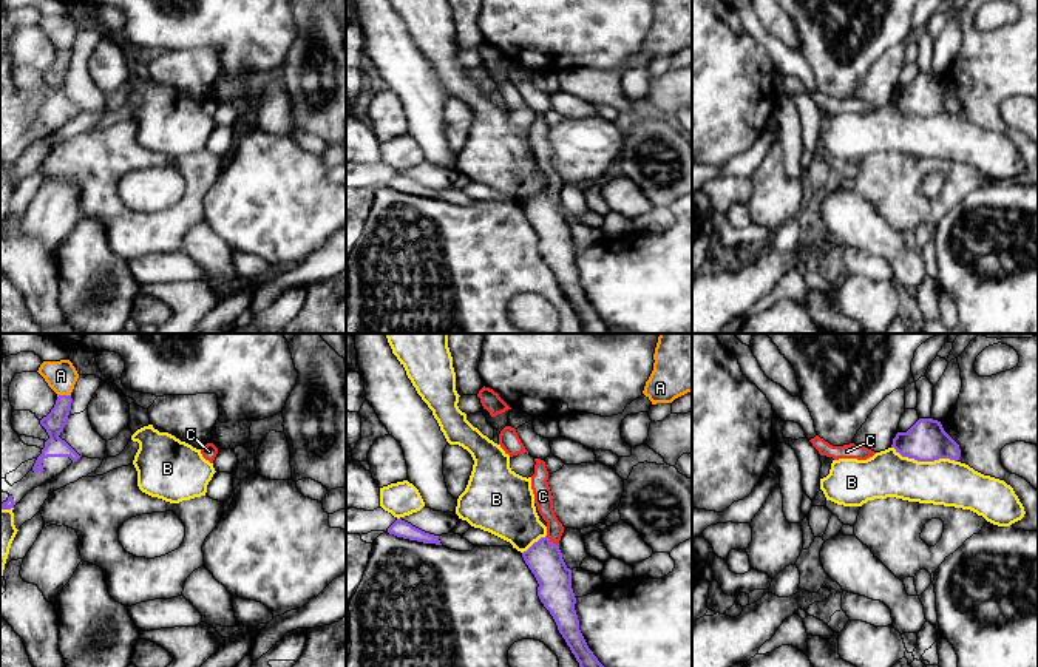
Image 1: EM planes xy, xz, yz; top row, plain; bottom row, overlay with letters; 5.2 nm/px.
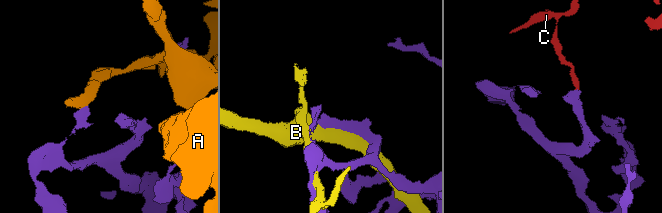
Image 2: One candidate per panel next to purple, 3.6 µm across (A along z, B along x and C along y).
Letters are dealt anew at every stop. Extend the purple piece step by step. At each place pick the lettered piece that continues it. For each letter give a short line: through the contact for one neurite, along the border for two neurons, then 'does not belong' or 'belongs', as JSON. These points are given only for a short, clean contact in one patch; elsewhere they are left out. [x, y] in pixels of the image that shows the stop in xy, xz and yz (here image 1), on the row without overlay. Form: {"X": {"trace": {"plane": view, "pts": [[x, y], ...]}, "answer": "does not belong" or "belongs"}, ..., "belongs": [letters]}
{"A": {"answer": "does not belong"}, "B": {"answer": "does not belong"}, "C": {"trace": {"plane": "xz", "pts": [[546, 190], [558, 199]]}, "answer": "does not belong"}, "belongs": []}

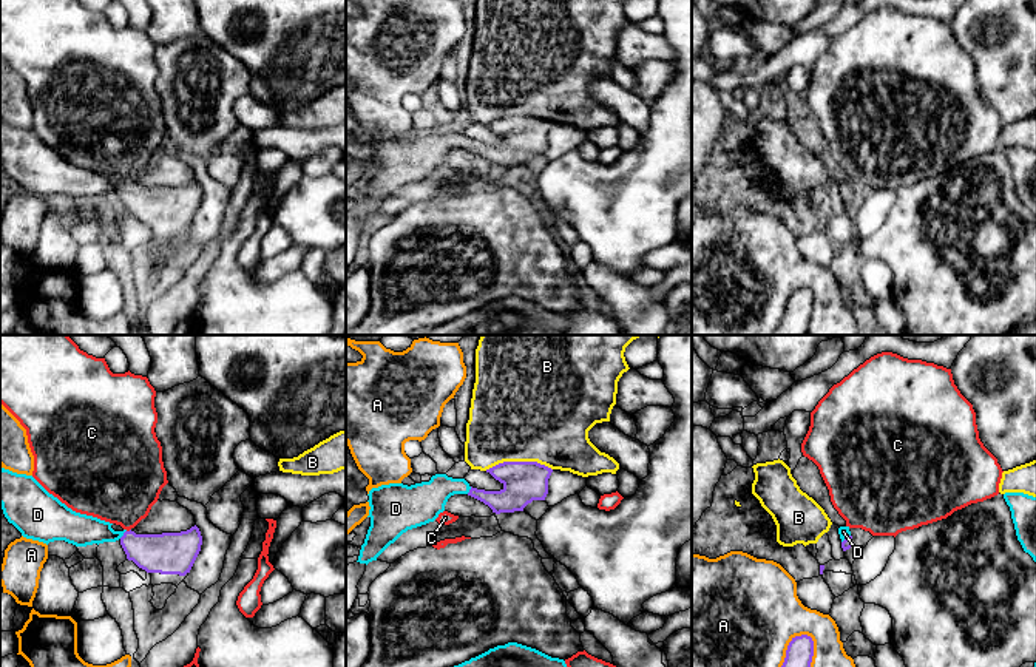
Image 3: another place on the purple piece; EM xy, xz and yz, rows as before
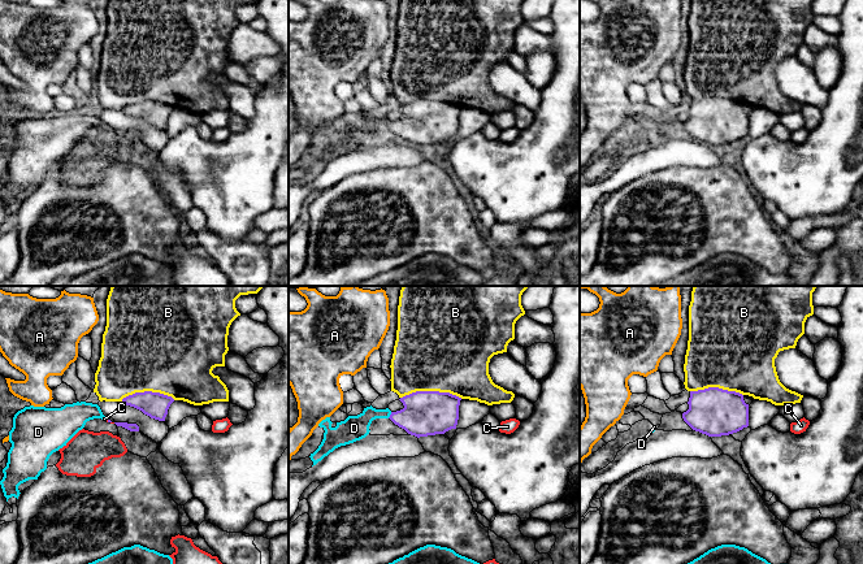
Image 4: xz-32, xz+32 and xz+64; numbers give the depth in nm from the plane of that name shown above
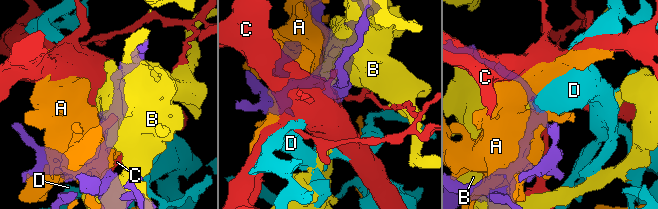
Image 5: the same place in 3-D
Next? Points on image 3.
{"A": {"answer": "does not belong"}, "B": {"answer": "does not belong"}, "C": {"trace": {"plane": "xy", "pts": [[130, 182], [127, 186]]}, "answer": "does not belong"}, "D": {"trace": {"plane": "xy", "pts": [[167, 207], [139, 203], [124, 189], [81, 184]]}, "answer": "belongs"}, "belongs": ["D"]}

